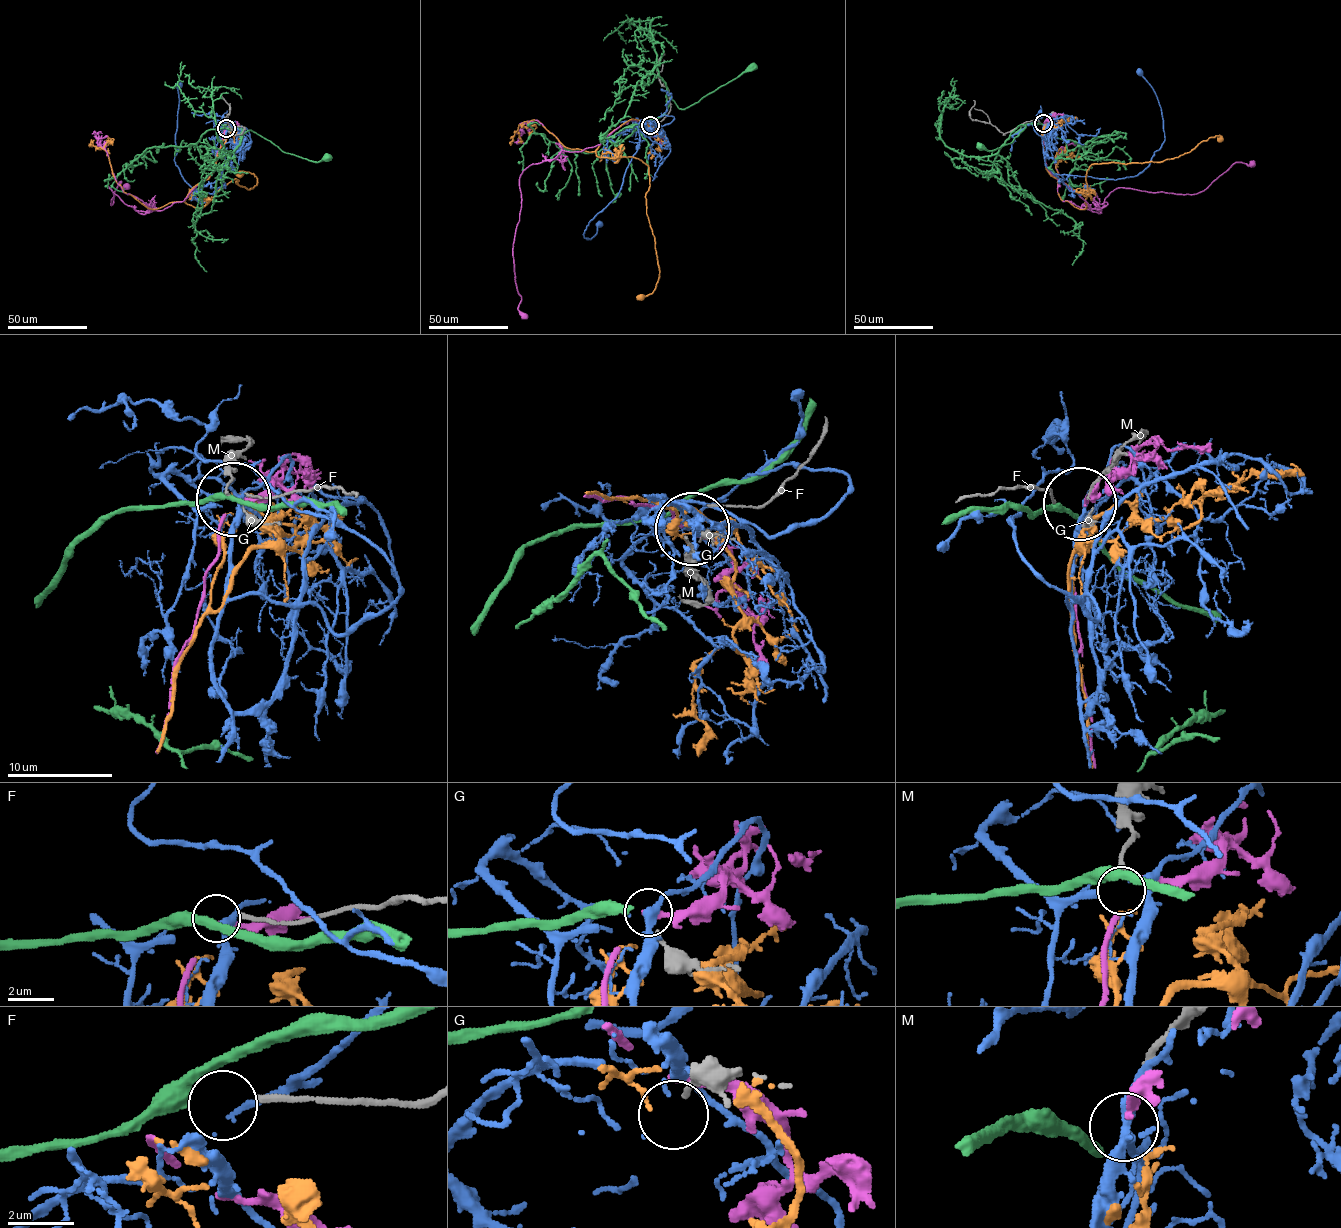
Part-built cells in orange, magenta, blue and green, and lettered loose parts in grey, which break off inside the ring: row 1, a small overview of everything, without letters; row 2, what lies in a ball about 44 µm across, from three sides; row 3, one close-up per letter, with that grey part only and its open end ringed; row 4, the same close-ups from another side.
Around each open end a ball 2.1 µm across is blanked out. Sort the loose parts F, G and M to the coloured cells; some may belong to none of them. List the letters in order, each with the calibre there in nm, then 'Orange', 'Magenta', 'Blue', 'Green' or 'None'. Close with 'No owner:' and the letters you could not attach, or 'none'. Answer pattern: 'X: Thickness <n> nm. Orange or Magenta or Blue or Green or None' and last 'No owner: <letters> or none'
F: Thickness 220 nm. Green
G: Thickness 150 nm. None
M: Thickness 190 nm. Magenta
No owner: G

